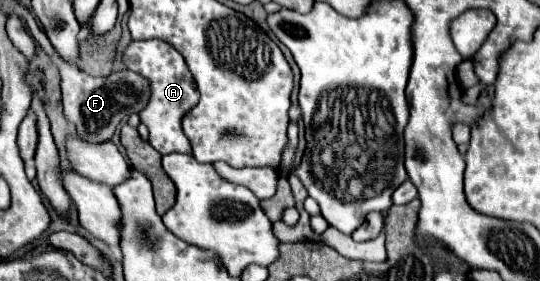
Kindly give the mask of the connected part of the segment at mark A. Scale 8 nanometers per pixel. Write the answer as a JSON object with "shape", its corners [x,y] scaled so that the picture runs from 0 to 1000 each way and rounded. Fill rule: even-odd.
{"shape":[[[269,142],[269,149],[243,149],[239,171],[231,178],[228,221],[235,249],[257,256],[280,292],[280,320],[283,320],[280,356],[269,377],[269,391],[257,399],[261,434],[276,456],[276,512],[302,555],[317,541],[354,548],[357,541],[354,512],[335,463],[335,420],[350,384],[365,370],[369,327],[339,199],[302,142]]]}

